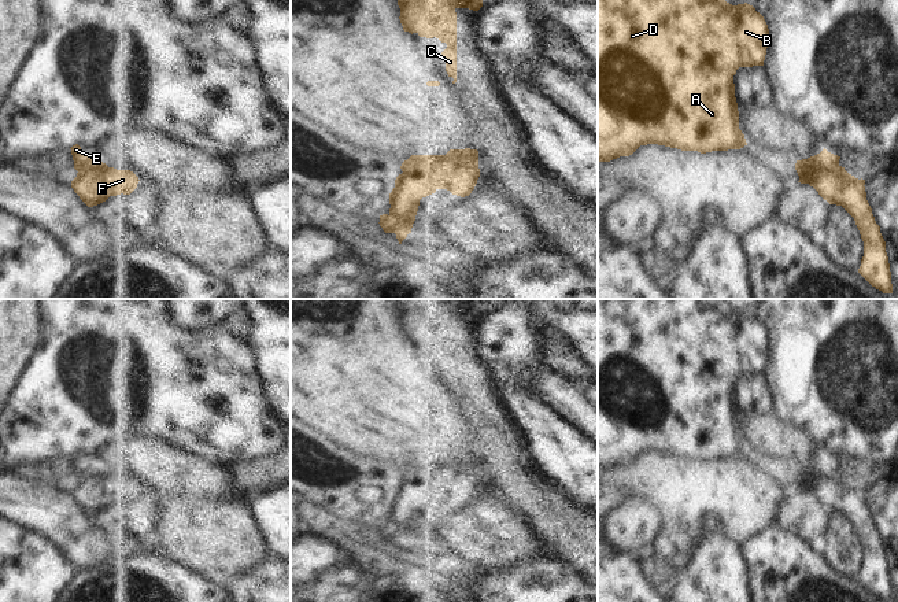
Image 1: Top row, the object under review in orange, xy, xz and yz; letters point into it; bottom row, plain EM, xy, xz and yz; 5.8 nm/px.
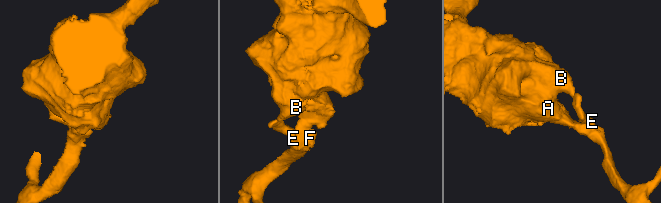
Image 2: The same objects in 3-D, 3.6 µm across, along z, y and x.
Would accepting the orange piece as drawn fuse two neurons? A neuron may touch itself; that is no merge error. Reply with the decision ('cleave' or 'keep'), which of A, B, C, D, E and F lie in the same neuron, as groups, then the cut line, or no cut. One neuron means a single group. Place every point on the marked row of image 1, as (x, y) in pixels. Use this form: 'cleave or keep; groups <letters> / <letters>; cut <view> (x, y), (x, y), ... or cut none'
cleave; groups A B C D F / E; cut yz (817, 154), (838, 165)

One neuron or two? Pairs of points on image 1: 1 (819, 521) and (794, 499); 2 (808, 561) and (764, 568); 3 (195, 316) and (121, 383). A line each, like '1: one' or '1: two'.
1: one
2: one
3: two

